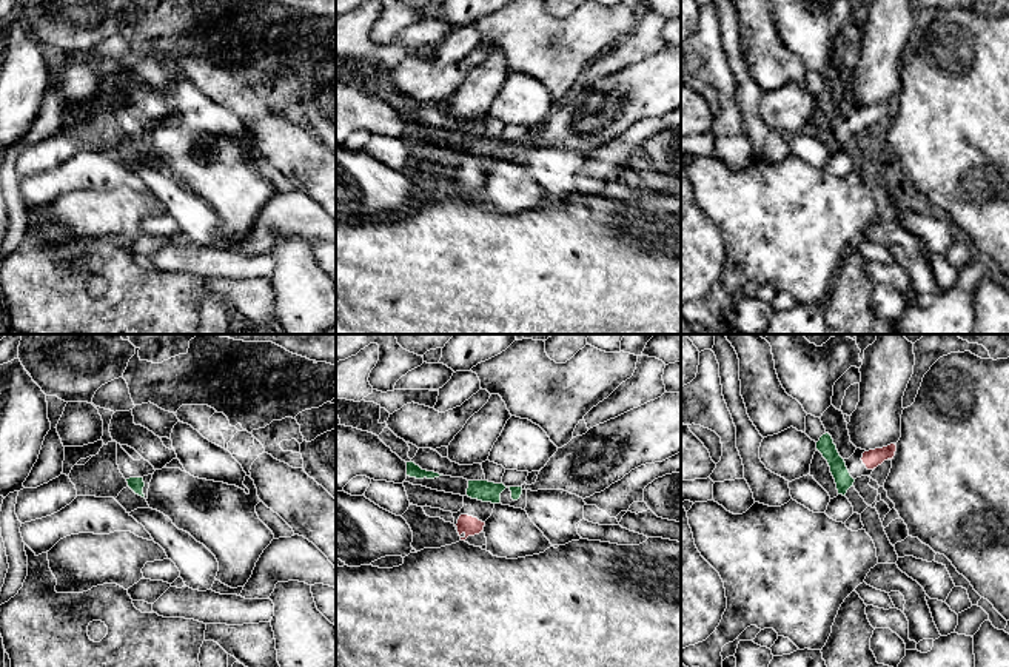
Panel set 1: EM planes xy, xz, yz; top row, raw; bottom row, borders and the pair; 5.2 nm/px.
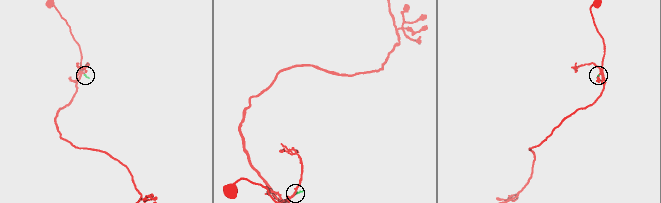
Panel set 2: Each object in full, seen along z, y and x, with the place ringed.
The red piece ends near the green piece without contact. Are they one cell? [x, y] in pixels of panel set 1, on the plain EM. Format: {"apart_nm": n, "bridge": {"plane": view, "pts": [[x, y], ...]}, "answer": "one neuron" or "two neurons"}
{"apart_nm": 90, "bridge": {"plane": "yz", "pts": [[861, 114], [844, 117]]}, "answer": "one neuron"}

